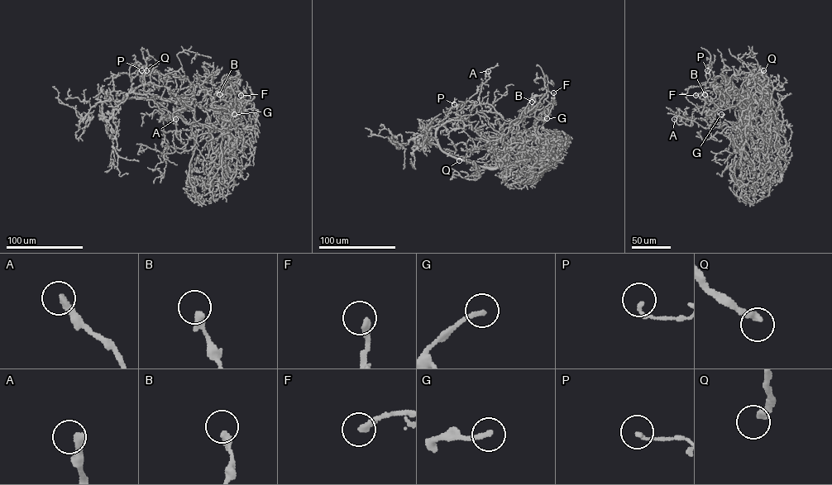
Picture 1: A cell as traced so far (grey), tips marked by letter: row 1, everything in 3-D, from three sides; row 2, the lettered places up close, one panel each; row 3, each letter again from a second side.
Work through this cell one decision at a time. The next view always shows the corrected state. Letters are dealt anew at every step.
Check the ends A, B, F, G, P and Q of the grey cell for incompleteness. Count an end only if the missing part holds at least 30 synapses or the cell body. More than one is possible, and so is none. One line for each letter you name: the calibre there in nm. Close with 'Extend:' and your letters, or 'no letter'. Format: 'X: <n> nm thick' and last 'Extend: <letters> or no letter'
A: 320 nm thick
F: 280 nm thick
Q: 320 nm thick
Extend: A, F, Q

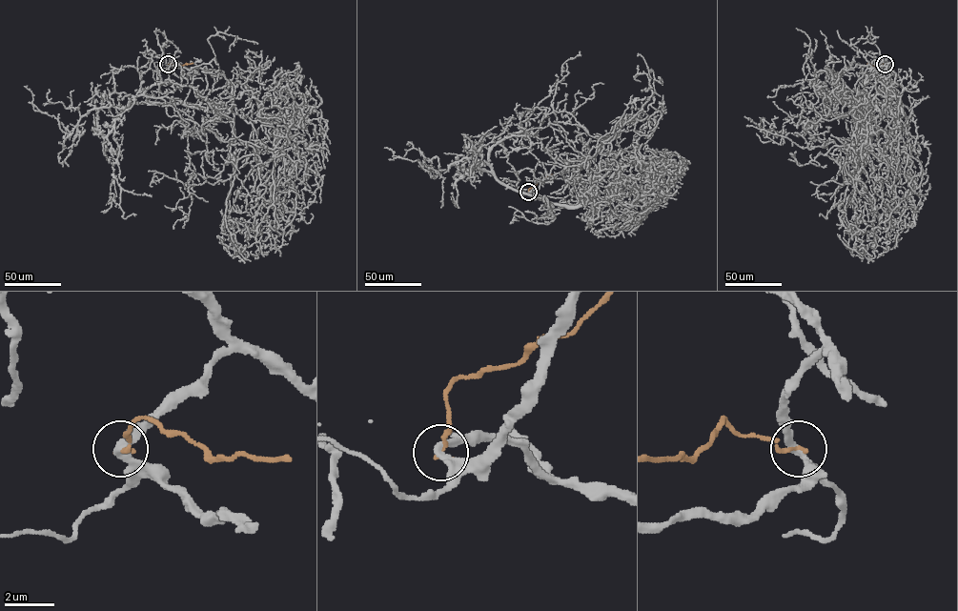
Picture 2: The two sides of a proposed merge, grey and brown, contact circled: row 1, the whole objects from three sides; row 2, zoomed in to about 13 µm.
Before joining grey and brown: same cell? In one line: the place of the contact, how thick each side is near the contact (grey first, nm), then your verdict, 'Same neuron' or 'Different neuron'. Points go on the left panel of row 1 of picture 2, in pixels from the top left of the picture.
Place: (168, 64). Thickness 320 nm (grey) against 200 nm. Different neuron

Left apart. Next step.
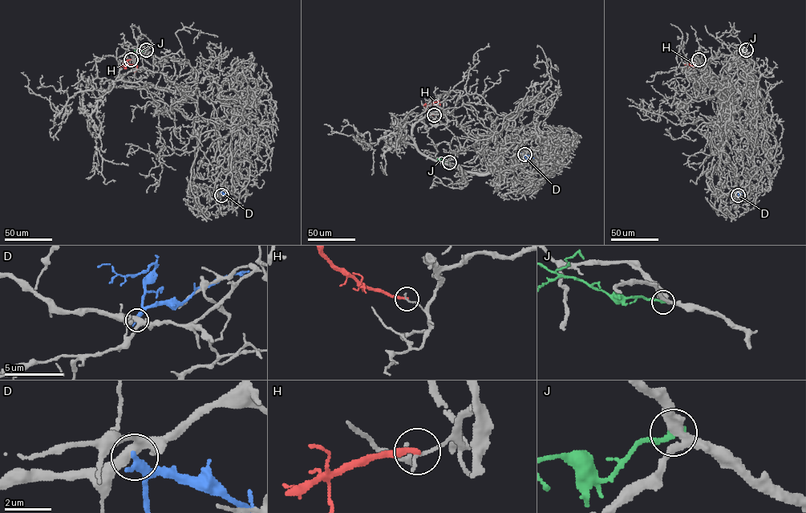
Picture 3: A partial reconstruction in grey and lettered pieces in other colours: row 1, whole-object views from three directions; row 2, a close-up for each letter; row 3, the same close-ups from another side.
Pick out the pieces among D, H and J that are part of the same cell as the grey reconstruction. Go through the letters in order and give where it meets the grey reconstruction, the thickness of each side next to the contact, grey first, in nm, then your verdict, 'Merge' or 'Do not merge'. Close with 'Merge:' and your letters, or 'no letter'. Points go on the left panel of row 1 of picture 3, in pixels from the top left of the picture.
D: Touches grey at (221, 195). Thickness 360 nm (grey) against 360 nm. Do not merge
H: Touches grey at (131, 59). Thickness 160 nm (grey) against 240 nm. Do not merge
J: Touches grey at (146, 50). Thickness 280 nm (grey) against 260 nm. Do not merge
Merge: no letter

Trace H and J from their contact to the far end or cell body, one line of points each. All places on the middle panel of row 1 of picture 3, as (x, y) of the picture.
H: (434, 115), (427, 111), (426, 107), (437, 103)
J: (449, 162), (437, 159)

